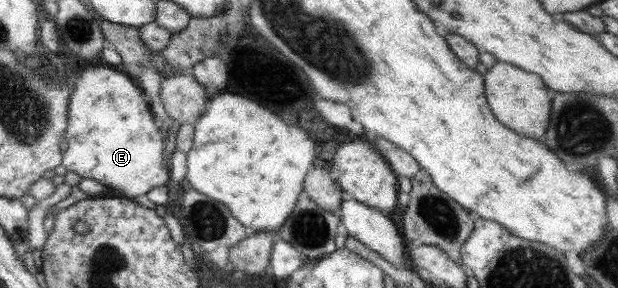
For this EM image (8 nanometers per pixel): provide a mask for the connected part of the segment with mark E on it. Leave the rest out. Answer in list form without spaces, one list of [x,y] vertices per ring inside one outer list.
[[[92,65],[82,70],[70,95],[67,118],[68,127],[63,136],[68,149],[63,154],[62,166],[68,171],[79,174],[82,179],[94,178],[107,188],[116,188],[130,200],[136,200],[151,188],[172,185],[169,169],[162,158],[166,132],[158,126],[146,94],[138,85],[134,85],[128,74],[116,71],[113,66]]]

